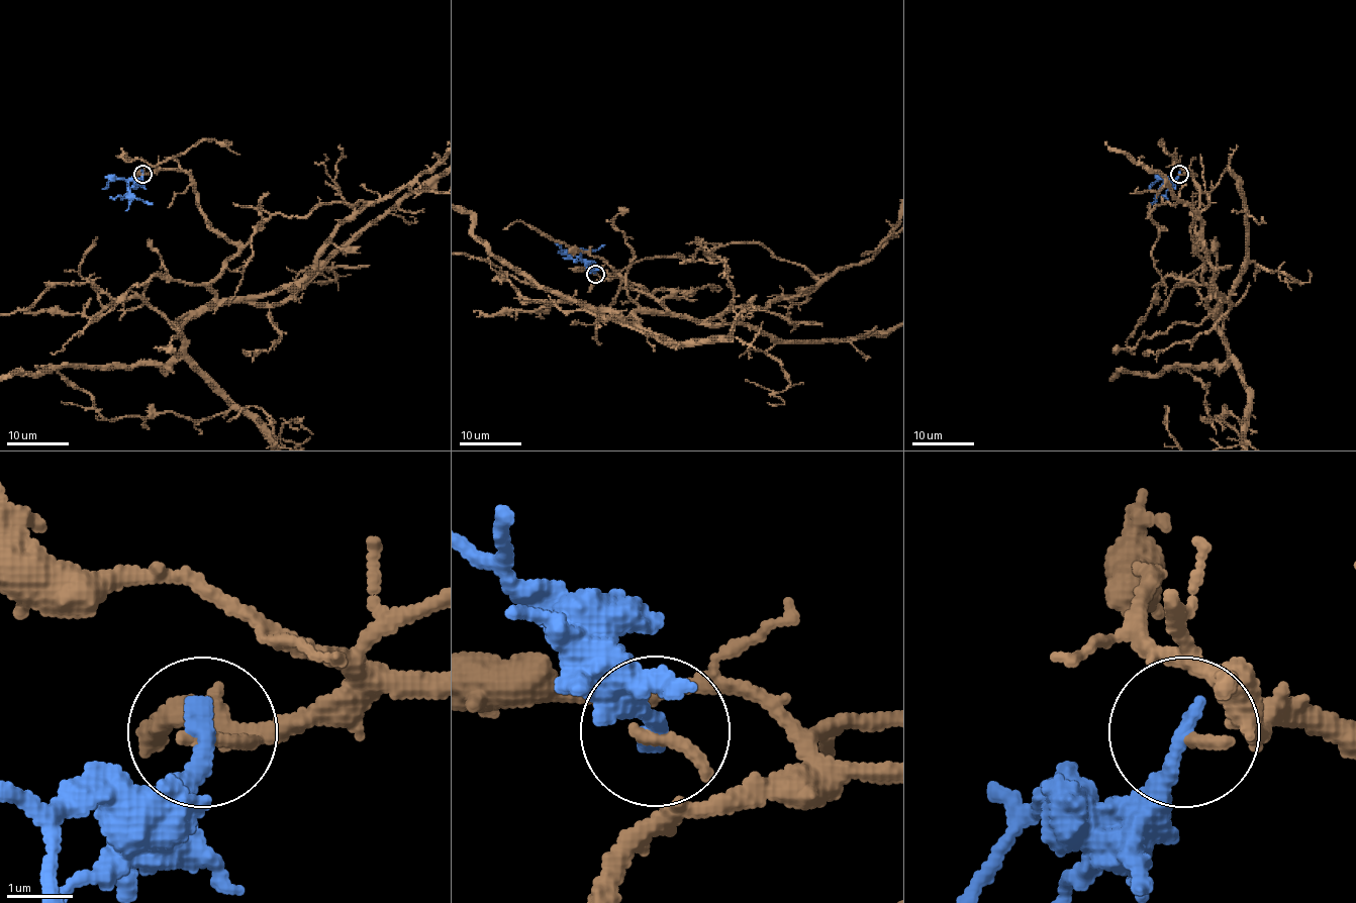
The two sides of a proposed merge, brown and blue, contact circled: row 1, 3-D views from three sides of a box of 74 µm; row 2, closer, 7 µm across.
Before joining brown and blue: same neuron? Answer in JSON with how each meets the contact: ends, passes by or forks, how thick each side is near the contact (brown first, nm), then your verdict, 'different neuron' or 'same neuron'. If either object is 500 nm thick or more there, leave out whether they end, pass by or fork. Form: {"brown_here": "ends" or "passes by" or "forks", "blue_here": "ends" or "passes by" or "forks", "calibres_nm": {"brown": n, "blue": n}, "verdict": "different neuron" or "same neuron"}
{"brown_here": "ends", "blue_here": "ends", "calibres_nm": {"brown": 190, "blue": 300}, "verdict": "different neuron"}

